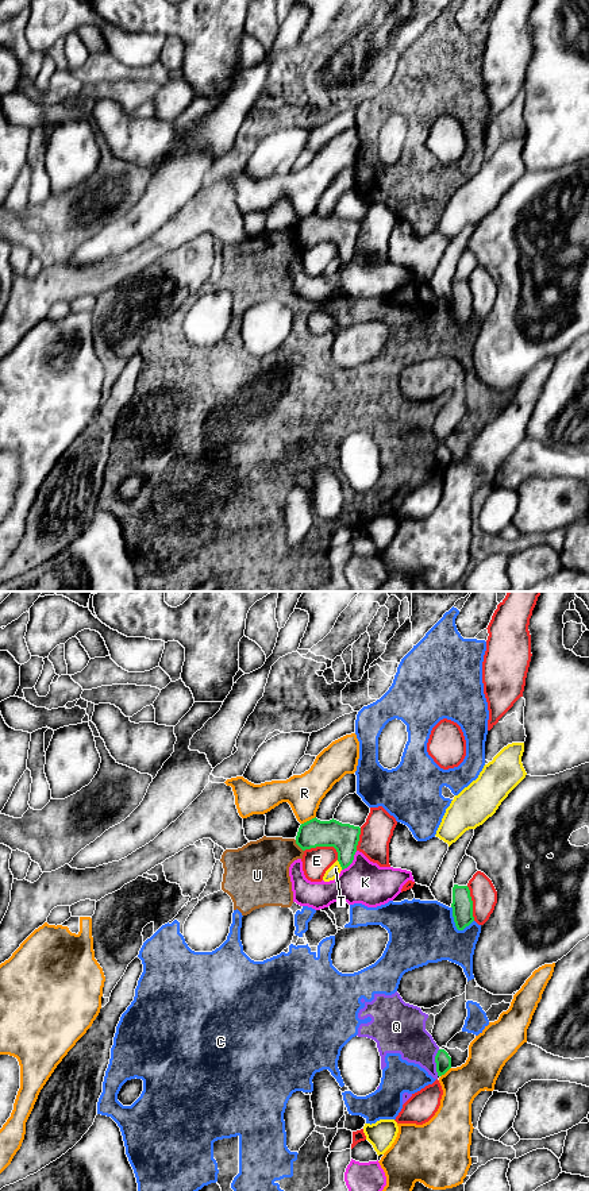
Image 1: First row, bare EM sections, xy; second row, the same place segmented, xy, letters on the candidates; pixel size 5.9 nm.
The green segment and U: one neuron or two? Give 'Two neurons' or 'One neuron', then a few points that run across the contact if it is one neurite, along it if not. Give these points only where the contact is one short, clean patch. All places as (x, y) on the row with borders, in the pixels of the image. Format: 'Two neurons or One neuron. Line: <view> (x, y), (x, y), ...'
Two neurons. Line: xy (295, 840), (303, 851)

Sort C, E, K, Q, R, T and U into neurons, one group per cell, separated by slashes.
C Q U / E / K / R / T

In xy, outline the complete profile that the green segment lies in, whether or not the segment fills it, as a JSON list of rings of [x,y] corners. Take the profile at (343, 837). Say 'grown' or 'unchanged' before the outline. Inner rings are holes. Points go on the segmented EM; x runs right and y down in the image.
unchanged; [[[316,817],[301,824],[296,844],[303,849],[334,847],[342,870],[347,868],[357,852],[361,828],[336,820],[320,821]]]

